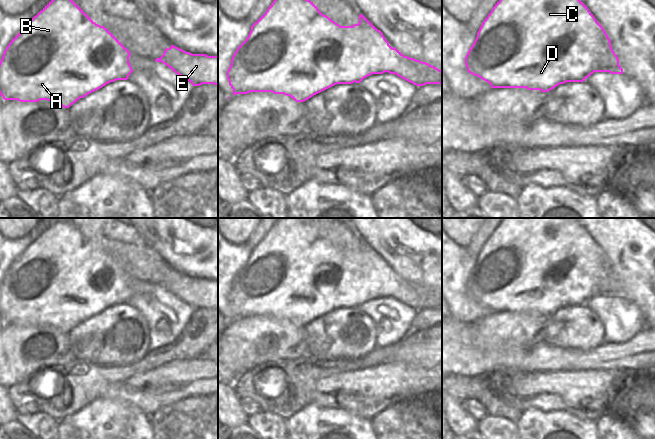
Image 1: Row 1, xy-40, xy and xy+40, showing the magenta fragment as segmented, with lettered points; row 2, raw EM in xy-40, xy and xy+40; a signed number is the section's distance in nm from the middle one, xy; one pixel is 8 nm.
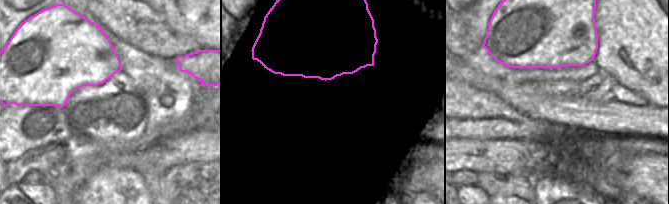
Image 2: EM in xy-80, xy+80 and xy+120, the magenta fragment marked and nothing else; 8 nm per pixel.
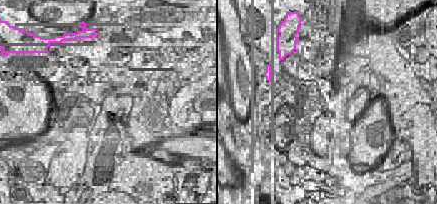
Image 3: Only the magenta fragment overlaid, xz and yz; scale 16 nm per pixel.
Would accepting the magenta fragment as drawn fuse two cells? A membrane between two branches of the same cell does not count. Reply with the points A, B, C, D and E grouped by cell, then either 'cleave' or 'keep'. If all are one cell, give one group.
A B C D E; keep

